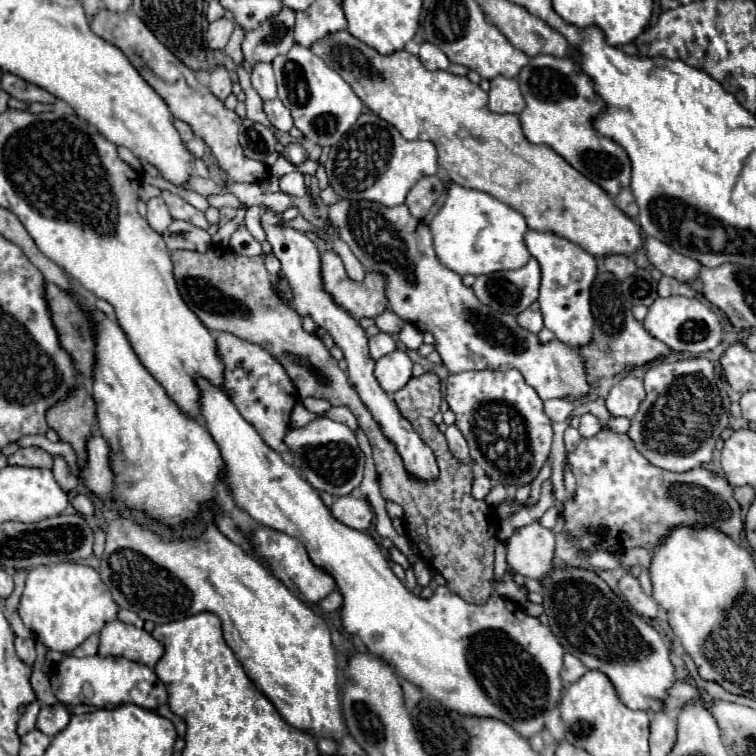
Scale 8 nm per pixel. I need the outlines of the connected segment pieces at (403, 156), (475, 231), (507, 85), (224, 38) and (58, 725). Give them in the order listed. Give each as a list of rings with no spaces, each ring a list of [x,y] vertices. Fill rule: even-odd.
[[[365,113],[359,117],[359,121],[353,125],[351,131],[347,131],[339,145],[331,147],[329,159],[327,159],[327,177],[329,183],[333,187],[333,191],[339,197],[351,197],[351,199],[367,199],[367,201],[379,201],[387,207],[395,207],[401,205],[409,193],[409,189],[425,175],[435,175],[437,173],[437,149],[431,141],[407,141],[403,139],[403,135],[389,125],[387,121],[383,121],[381,117],[373,115],[373,113]]]
[[[449,181],[449,193],[441,209],[431,219],[433,249],[441,265],[459,275],[487,275],[503,269],[519,269],[529,261],[523,233],[527,223],[523,215],[489,193],[465,189]]]
[[[495,77],[491,79],[489,89],[489,103],[491,113],[521,113],[523,111],[523,95],[519,93],[517,79],[507,77]]]
[[[219,19],[215,23],[211,23],[207,27],[207,47],[209,49],[225,49],[229,37],[231,37],[231,31],[233,31],[233,21],[229,19]]]
[[[57,703],[53,707],[43,705],[41,711],[39,711],[39,717],[37,717],[37,725],[35,727],[39,731],[43,731],[45,735],[55,737],[61,729],[67,727],[69,719],[71,719],[71,715],[69,715],[69,711],[61,703]]]

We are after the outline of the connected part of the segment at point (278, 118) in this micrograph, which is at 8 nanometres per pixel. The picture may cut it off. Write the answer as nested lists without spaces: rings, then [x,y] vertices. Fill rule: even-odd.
[[[279,99],[263,101],[263,111],[265,111],[267,119],[271,121],[271,125],[277,127],[279,131],[289,131],[293,127],[291,113],[289,113],[289,109]]]

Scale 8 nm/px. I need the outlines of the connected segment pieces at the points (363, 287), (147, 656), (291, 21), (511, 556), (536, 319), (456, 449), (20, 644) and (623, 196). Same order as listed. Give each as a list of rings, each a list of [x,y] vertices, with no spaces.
[[[325,251],[321,255],[321,279],[323,289],[331,295],[331,299],[355,319],[377,317],[387,305],[387,297],[383,293],[383,277],[367,273],[363,283],[351,281],[341,257],[333,251]]]
[[[109,621],[101,629],[99,655],[125,657],[153,669],[155,661],[159,661],[159,657],[163,655],[163,645],[159,645],[159,641],[155,641],[145,629],[137,629],[121,621]]]
[[[283,7],[283,13],[279,13],[275,21],[267,21],[267,25],[247,31],[243,39],[245,61],[253,65],[255,61],[273,61],[277,55],[287,53],[295,45],[291,33],[293,25],[295,25],[295,13]]]
[[[539,521],[517,529],[505,545],[507,563],[515,573],[521,573],[529,579],[539,579],[551,569],[555,535],[551,529],[541,527]]]
[[[533,303],[525,311],[521,311],[517,315],[517,321],[519,321],[519,325],[523,325],[523,329],[527,329],[531,333],[539,333],[543,329],[543,317],[541,317],[537,303]]]
[[[449,425],[445,431],[447,443],[451,453],[461,459],[461,461],[469,461],[469,449],[467,449],[467,441],[463,441],[463,435],[459,433],[459,429],[455,429],[455,425]]]
[[[15,637],[15,649],[17,649],[17,655],[23,663],[27,663],[29,667],[35,663],[35,645],[33,645],[33,639],[21,639],[21,637]]]
[[[627,187],[627,189],[623,189],[615,199],[613,199],[613,203],[629,217],[629,219],[637,219],[637,205],[635,205],[635,199],[633,199],[633,195],[631,195],[631,189]]]

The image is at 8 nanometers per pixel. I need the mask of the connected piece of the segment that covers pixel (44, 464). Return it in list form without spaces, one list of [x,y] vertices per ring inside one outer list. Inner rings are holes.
[[[19,447],[11,457],[9,465],[23,465],[23,467],[41,467],[41,469],[51,469],[53,467],[53,457],[39,449],[39,447]]]

